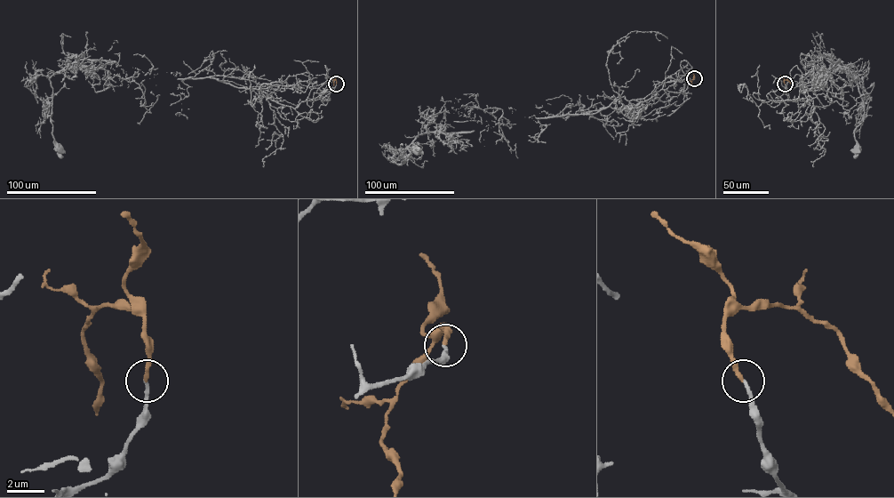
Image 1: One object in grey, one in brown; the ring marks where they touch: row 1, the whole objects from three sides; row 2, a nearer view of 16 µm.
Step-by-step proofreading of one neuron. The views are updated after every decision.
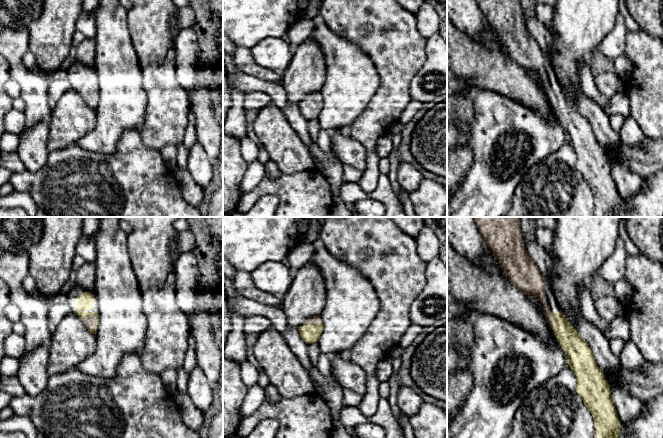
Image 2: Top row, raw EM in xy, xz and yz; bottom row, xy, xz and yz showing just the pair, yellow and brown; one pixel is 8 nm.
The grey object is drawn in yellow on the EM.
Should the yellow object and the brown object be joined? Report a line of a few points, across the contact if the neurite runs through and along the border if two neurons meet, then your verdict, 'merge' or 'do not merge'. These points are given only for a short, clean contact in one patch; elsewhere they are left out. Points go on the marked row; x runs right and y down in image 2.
xy (85, 301), (83, 311), (91, 315), (91, 322) | merge

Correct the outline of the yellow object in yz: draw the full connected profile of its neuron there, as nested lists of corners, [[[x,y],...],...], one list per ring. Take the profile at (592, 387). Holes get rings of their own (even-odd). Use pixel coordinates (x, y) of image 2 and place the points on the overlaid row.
[[[545,305],[543,314],[568,357],[568,364],[577,379],[576,392],[593,416],[595,438],[619,438],[621,424],[611,399],[610,386],[589,345],[561,310],[552,313],[549,305]]]

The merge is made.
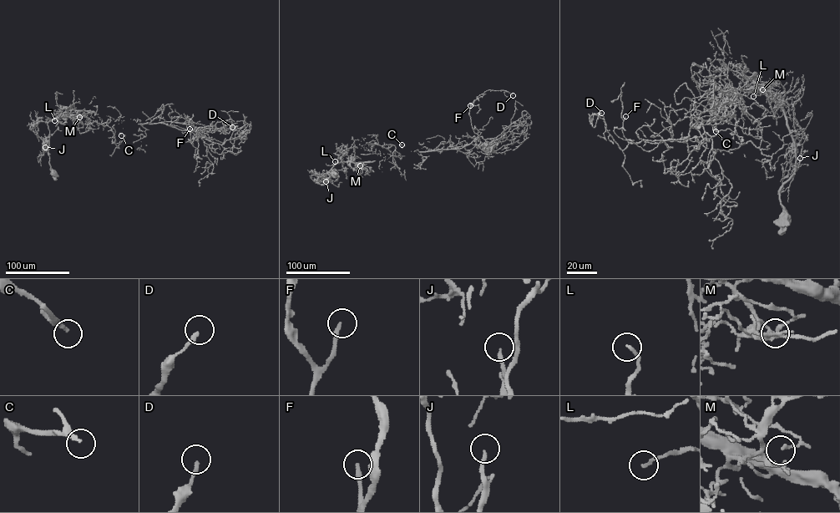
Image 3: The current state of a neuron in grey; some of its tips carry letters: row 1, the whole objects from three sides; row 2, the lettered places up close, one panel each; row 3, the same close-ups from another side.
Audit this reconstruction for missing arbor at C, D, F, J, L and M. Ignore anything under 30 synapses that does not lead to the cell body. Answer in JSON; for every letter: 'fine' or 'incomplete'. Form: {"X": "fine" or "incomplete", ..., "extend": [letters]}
{"C": "incomplete", "D": "fine", "F": "incomplete", "J": "incomplete", "L": "fine", "M": "fine", "extend": ["C", "F", "J"]}

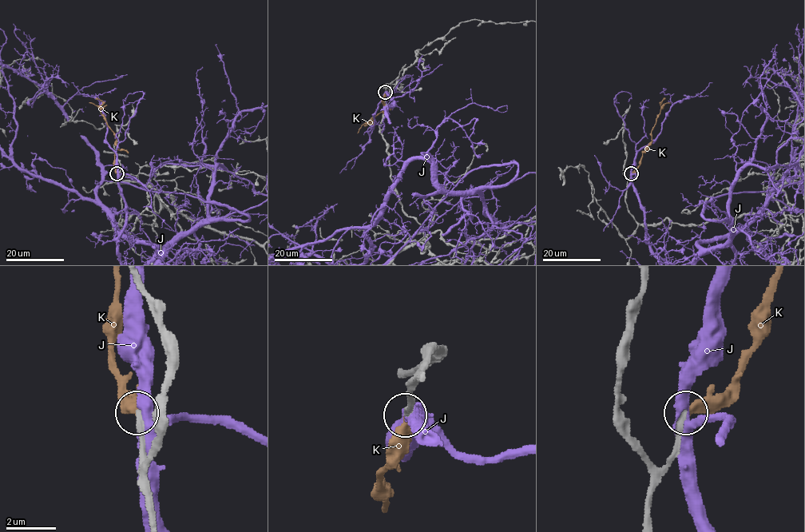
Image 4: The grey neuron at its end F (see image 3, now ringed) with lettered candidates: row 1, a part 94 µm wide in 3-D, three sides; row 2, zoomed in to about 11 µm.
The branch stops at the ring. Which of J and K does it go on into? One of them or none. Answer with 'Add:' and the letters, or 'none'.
Add: K

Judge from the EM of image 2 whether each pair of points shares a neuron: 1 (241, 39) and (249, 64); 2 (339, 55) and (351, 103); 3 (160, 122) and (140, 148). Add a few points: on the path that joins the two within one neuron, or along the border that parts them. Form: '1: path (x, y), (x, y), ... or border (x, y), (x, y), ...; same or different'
1: border (236, 46), (245, 46), (249, 49); different
2: path (348, 67), (349, 91); same
3: border (138, 130), (141, 140), (147, 146), (159, 151); different

